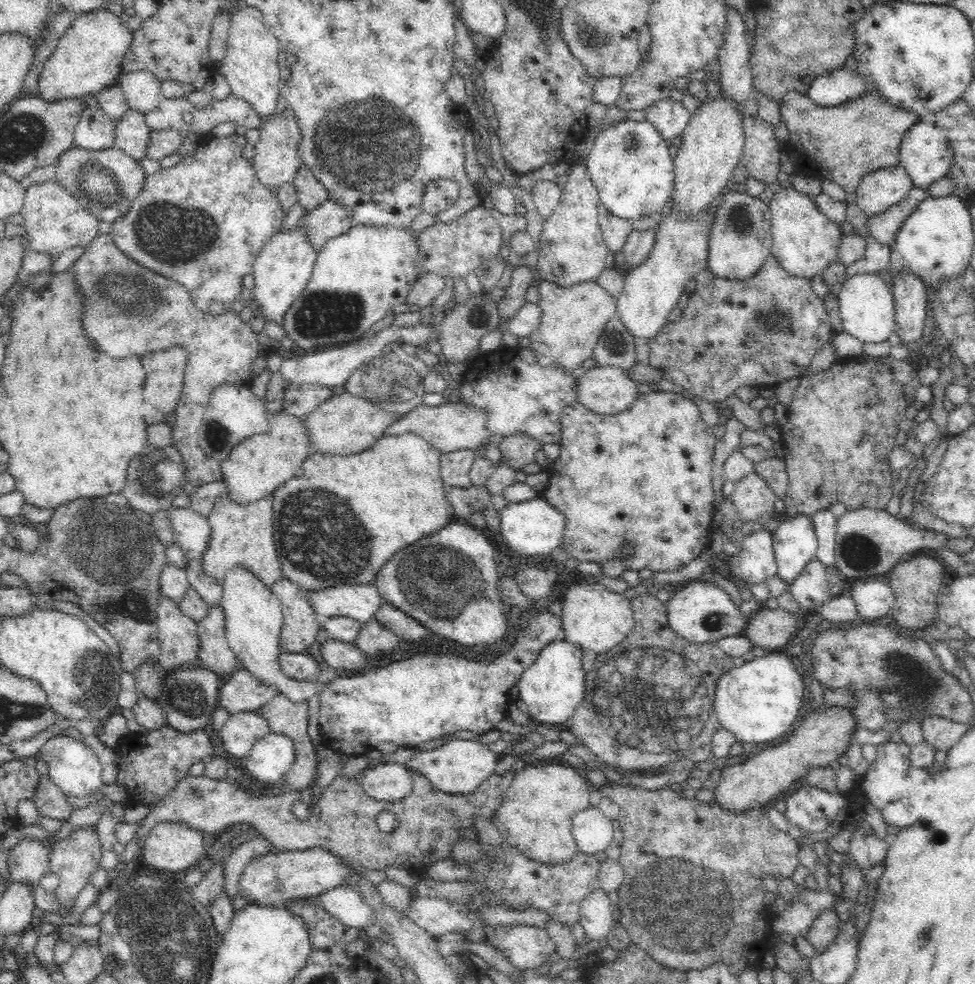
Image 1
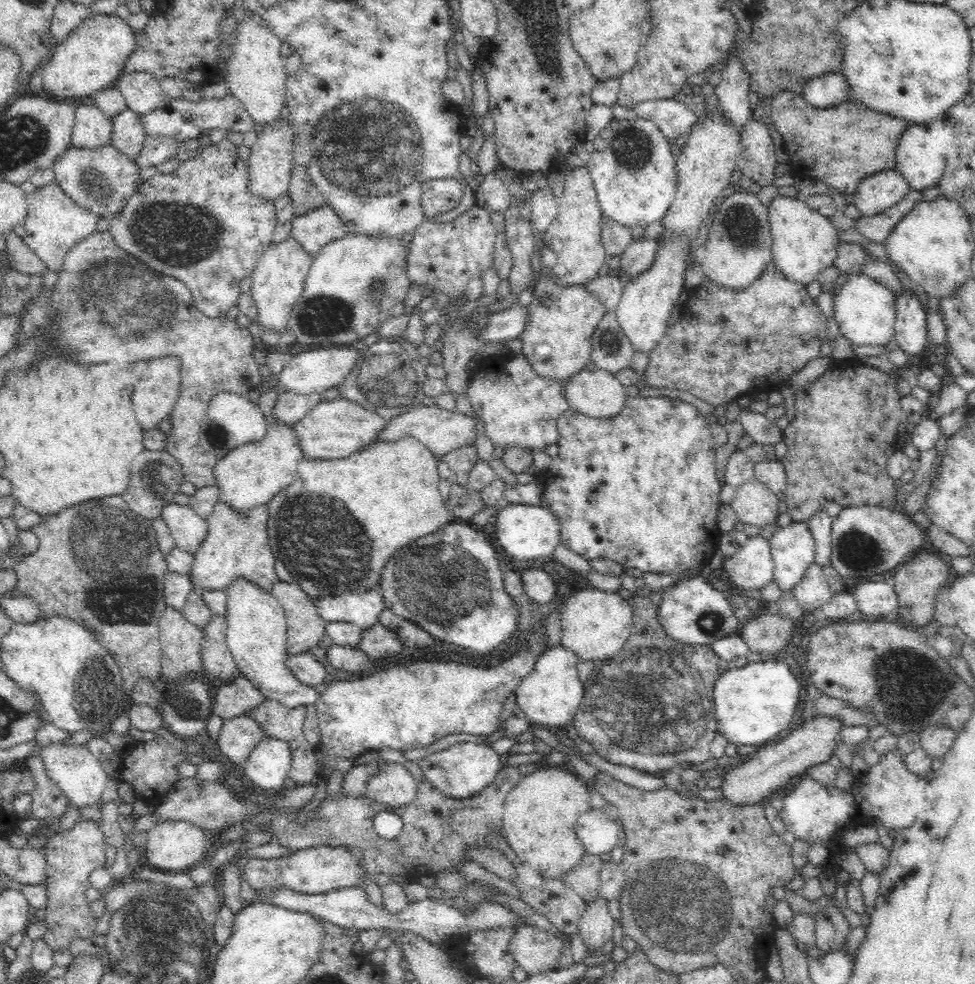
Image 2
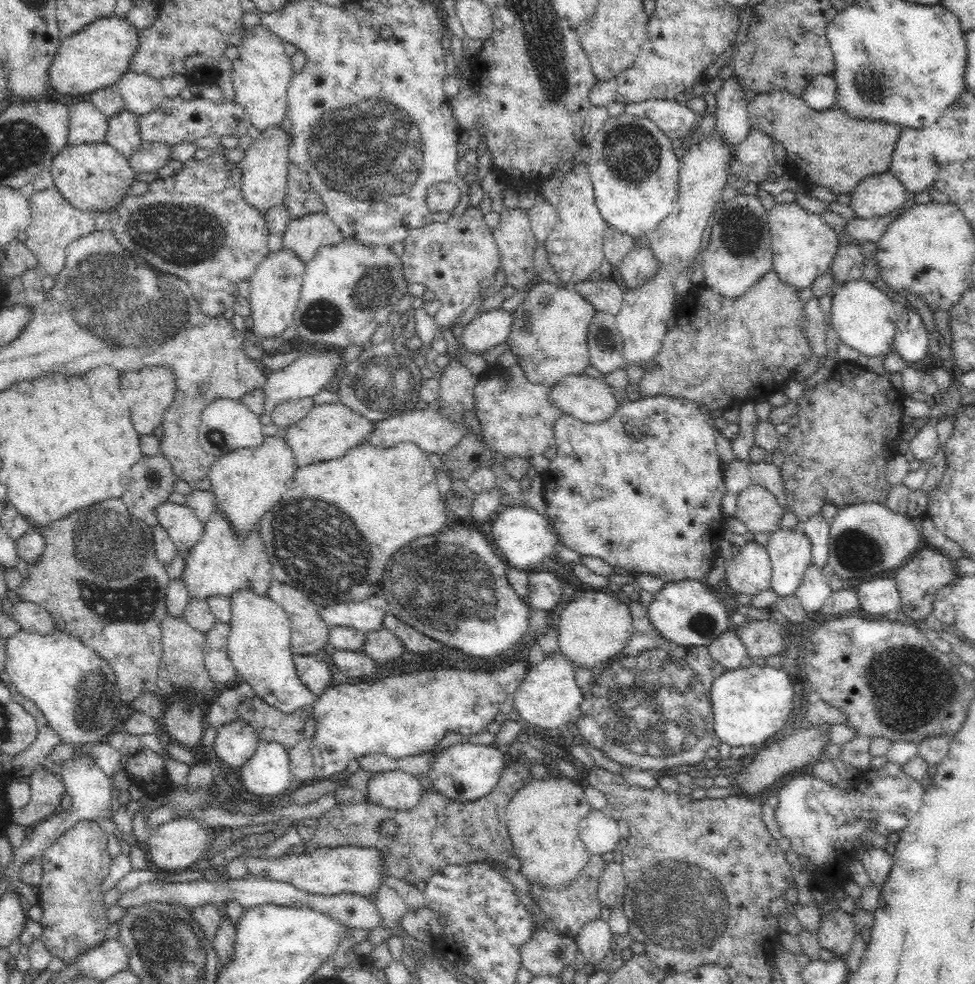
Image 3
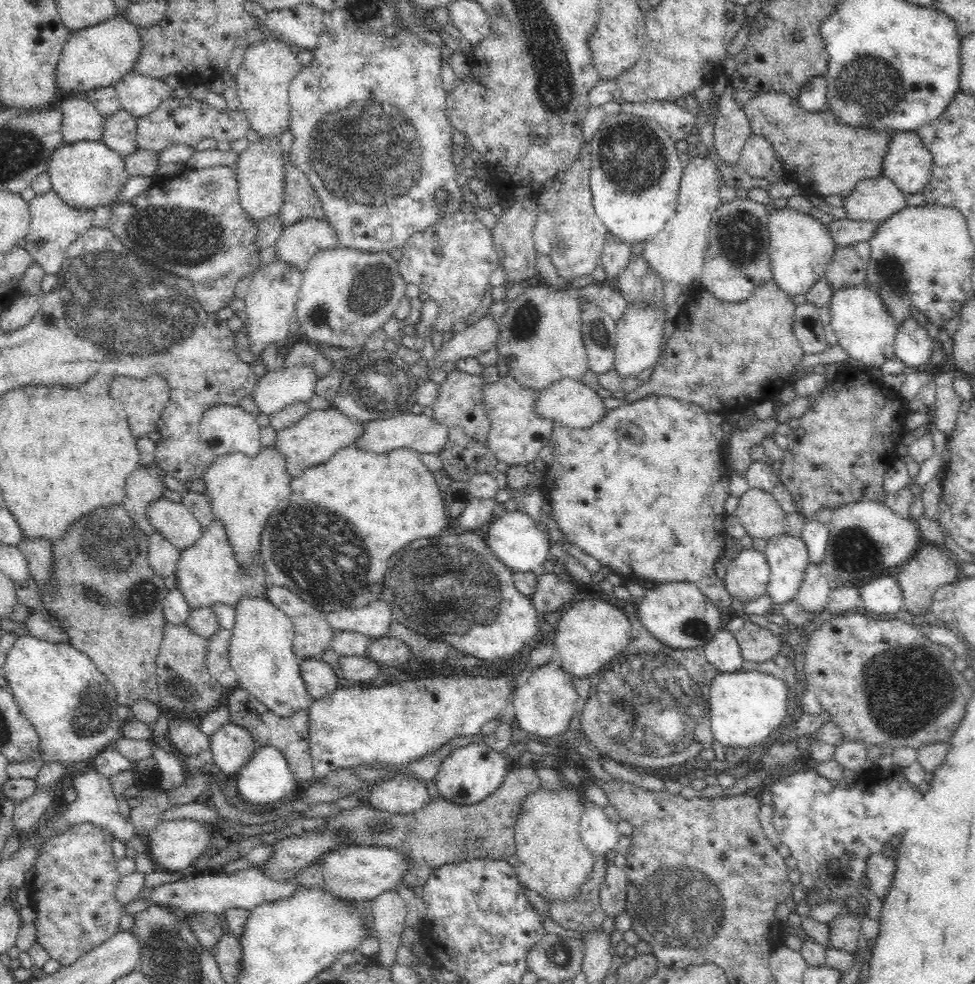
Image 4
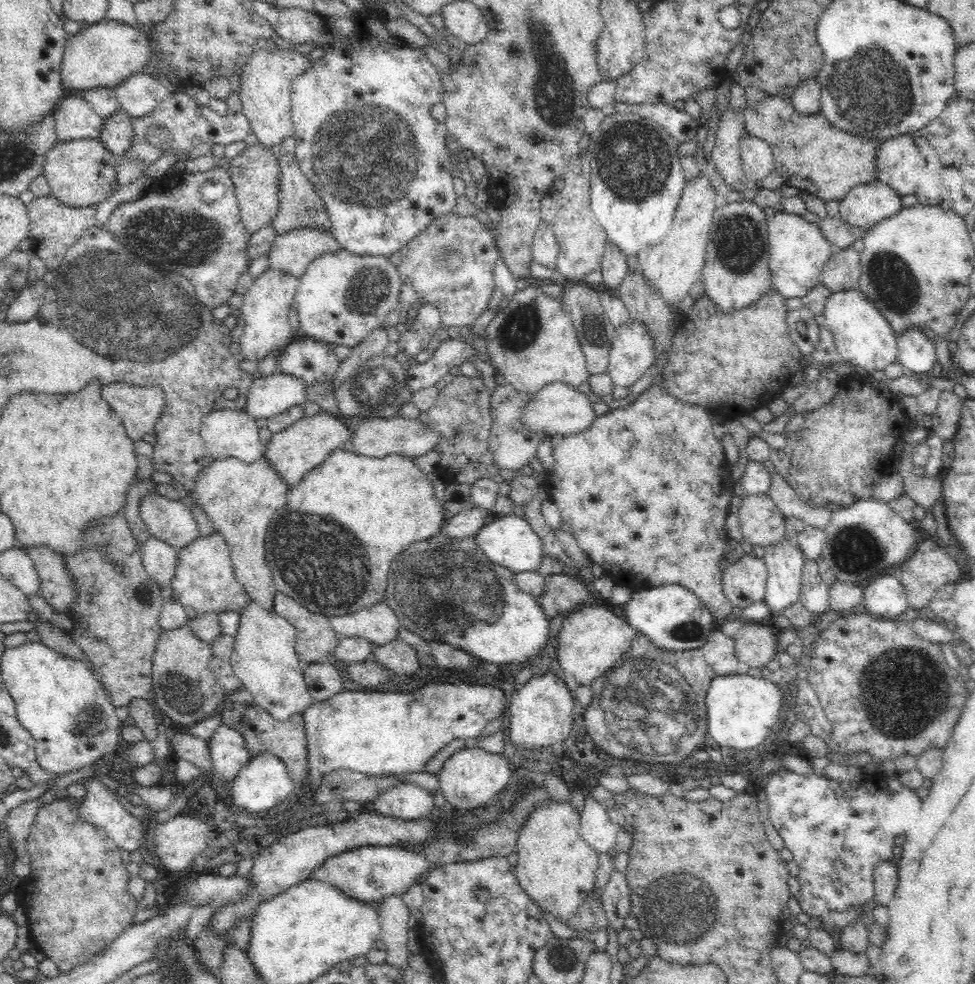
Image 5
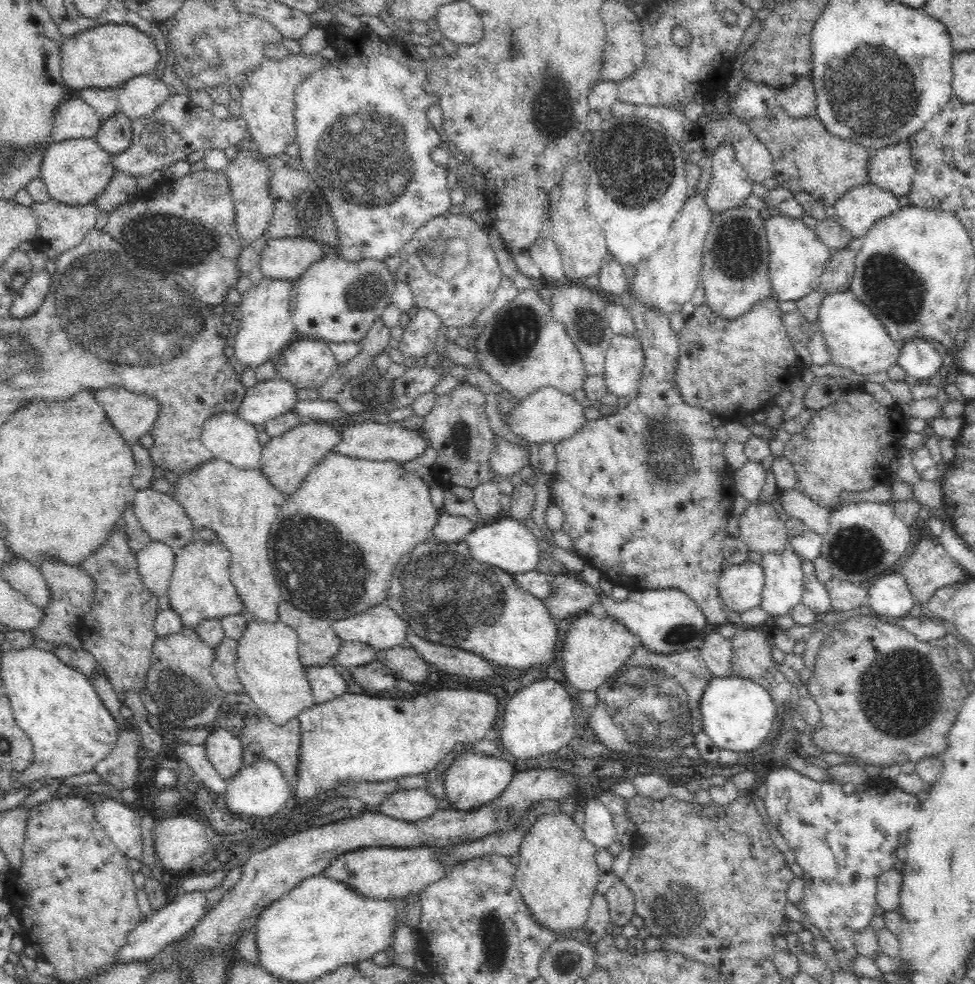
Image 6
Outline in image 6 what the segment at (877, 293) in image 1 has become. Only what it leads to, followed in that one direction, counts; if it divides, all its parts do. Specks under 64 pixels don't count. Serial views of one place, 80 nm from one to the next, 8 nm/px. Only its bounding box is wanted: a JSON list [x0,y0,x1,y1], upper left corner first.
[816,291,898,377]

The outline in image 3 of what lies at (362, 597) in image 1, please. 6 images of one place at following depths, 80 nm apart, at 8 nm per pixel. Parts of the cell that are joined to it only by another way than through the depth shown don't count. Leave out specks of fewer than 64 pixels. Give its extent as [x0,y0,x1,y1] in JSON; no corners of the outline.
[317,592,388,633]

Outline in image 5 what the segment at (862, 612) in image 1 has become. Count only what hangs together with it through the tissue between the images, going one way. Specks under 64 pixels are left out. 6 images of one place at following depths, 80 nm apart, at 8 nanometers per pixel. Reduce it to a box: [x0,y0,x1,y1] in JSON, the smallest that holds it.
[863,576,909,618]

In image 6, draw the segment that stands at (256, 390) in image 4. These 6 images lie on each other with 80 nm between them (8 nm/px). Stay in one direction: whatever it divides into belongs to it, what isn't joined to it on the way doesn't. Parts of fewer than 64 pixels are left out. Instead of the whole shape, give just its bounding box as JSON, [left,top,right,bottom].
[236,376,298,426]

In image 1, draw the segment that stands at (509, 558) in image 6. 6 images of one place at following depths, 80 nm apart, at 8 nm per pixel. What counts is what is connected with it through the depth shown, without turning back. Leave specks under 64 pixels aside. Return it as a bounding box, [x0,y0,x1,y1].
[499,494,565,556]

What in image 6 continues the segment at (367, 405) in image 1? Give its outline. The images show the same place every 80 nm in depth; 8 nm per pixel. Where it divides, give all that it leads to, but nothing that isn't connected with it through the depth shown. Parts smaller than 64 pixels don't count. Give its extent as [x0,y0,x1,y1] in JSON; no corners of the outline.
[258,422,341,494]

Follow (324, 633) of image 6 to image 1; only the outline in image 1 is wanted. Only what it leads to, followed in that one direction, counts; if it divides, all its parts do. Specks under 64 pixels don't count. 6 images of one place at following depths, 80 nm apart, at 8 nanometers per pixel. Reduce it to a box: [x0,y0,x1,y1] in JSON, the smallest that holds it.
[271,578,322,652]

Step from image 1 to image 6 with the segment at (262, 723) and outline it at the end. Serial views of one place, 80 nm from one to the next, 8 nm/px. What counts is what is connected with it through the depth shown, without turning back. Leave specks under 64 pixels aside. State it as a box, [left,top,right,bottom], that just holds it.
[203,726,244,779]

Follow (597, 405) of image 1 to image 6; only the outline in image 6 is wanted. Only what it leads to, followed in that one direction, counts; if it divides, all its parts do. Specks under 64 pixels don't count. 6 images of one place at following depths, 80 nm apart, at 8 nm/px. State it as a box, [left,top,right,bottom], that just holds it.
[509,386,588,444]

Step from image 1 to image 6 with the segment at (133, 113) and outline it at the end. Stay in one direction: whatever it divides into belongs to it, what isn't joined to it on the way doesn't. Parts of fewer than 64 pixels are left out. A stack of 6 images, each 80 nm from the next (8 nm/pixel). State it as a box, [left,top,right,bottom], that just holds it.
[94,110,132,156]

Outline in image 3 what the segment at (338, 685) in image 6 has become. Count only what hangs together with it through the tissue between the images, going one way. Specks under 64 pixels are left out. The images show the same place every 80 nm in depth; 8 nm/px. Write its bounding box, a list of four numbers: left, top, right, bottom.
[292,654,332,696]

